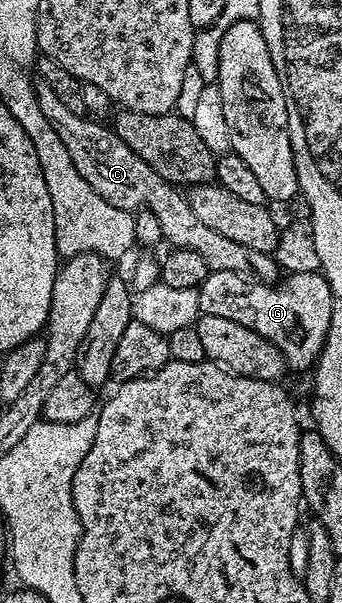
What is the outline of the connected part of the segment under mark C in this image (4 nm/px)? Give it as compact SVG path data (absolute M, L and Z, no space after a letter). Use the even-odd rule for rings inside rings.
M42 81L36 82L34 89L37 105L41 105L41 113L45 113L45 121L49 121L49 125L53 125L53 133L61 137L61 145L65 145L77 173L85 177L85 181L102 199L120 207L122 211L151 211L159 222L162 238L168 239L172 248L188 247L200 254L208 272L242 271L244 275L261 279L264 283L273 283L280 278L281 268L274 254L237 245L237 241L229 241L229 237L217 233L217 229L209 229L209 225L205 225L205 221L193 213L190 202L182 195L184 192L163 180L121 141L121 137L106 122L86 114L73 113L73 109L69 109L63 99L57 97L57 93L53 93L53 89Z

